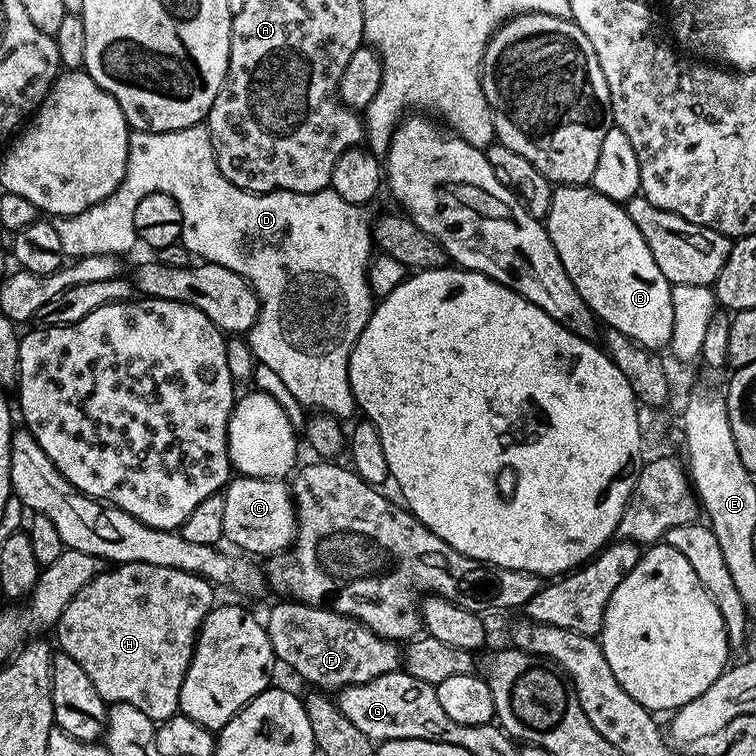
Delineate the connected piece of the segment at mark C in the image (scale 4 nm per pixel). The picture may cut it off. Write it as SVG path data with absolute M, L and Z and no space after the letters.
M236 474L229 479L223 493L226 507L222 530L224 540L232 543L233 549L256 558L267 558L291 549L296 540L296 506L292 489L283 479L271 480Z

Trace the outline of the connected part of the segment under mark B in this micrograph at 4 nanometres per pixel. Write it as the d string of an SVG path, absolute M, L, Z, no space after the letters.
M565 184L552 193L546 227L550 242L554 242L554 250L558 250L558 258L562 258L566 274L570 274L570 282L574 282L578 294L582 294L591 306L597 321L604 323L605 320L608 328L626 334L626 338L638 342L643 348L667 349L670 334L674 334L673 284L662 270L658 270L658 262L654 262L654 254L650 254L646 238L642 238L642 234L638 234L638 226L630 222L627 207L598 194L591 186Z

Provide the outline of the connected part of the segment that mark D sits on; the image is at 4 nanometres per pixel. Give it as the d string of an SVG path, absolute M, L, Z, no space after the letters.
M201 122L189 128L174 130L173 132L137 132L132 130L128 134L128 174L122 178L122 182L114 190L114 194L110 194L102 202L98 202L78 214L59 217L58 227L65 257L93 256L99 252L124 254L124 251L128 248L128 236L130 238L133 235L132 215L135 212L135 207L138 206L138 202L142 201L144 195L148 195L151 192L165 192L177 200L177 204L181 208L182 245L184 244L186 251L193 252L196 258L199 258L201 261L217 264L218 266L226 266L226 270L234 270L234 274L242 274L245 280L252 285L252 289L256 291L256 297L260 299L260 316L256 319L256 325L252 327L251 332L247 333L246 336L249 346L252 347L253 354L257 356L255 359L259 363L270 366L286 382L287 389L294 394L294 398L305 409L319 410L321 413L337 418L345 418L344 416L352 415L352 417L355 417L358 409L354 394L350 390L348 363L350 362L350 354L354 350L354 346L358 342L366 322L372 317L374 307L374 297L368 285L368 266L374 259L374 241L370 220L364 217L365 209L359 204L346 202L346 198L338 198L338 194L331 190L322 192L279 191L262 192L259 194L243 192L238 186L234 186L229 182L218 170L218 162L210 142L207 123Z

